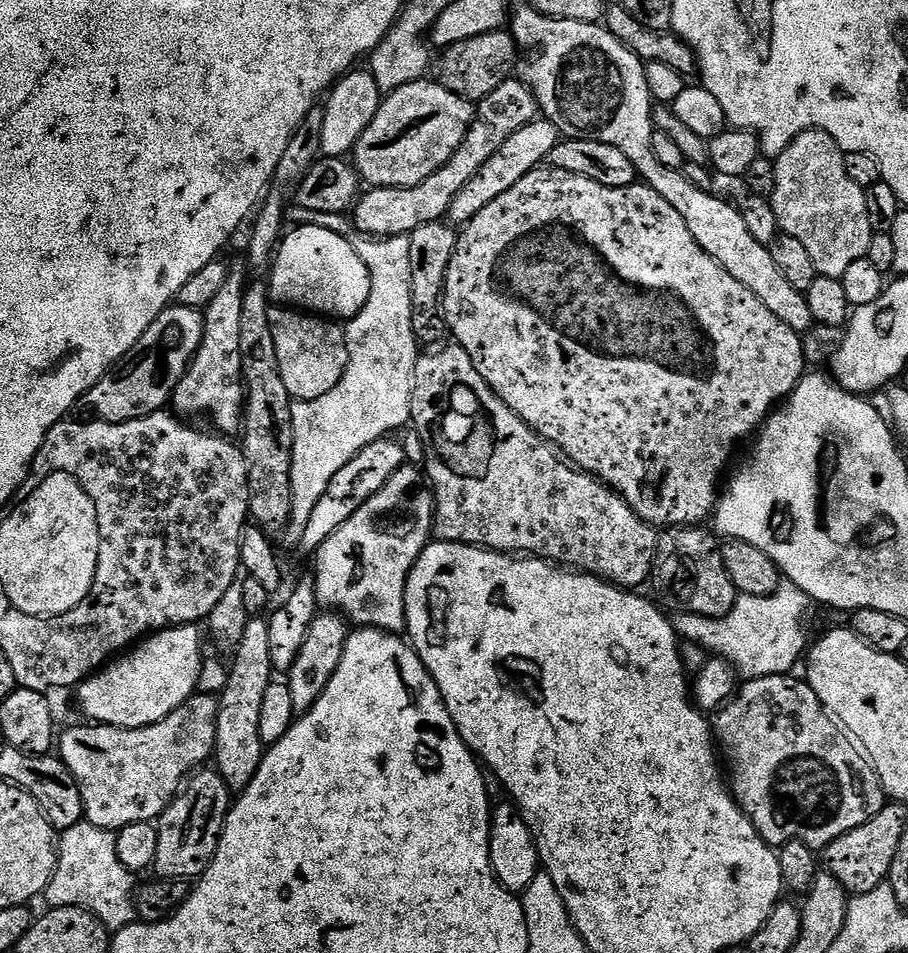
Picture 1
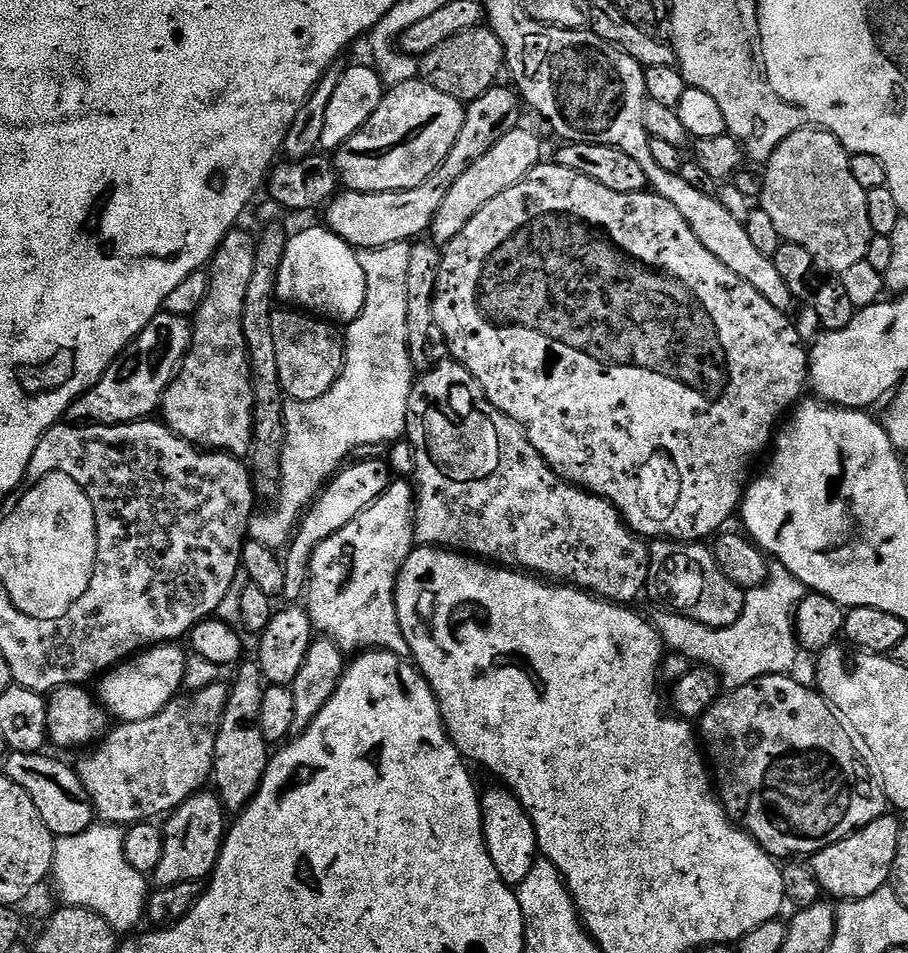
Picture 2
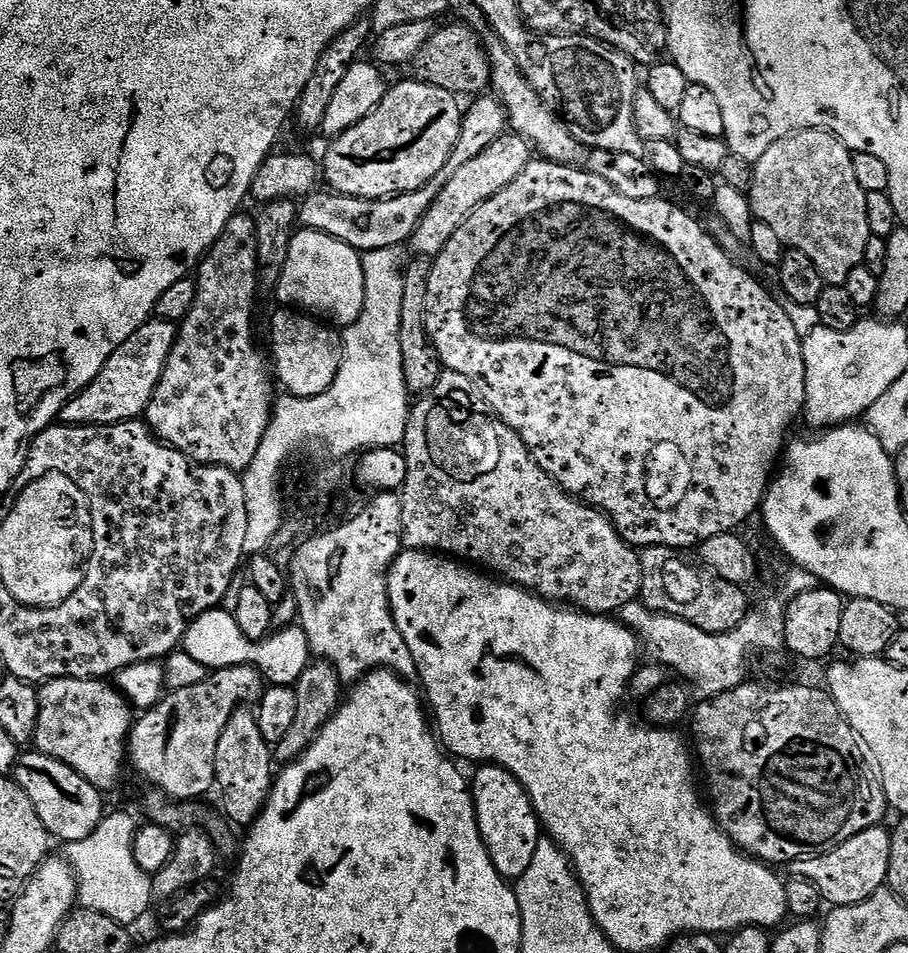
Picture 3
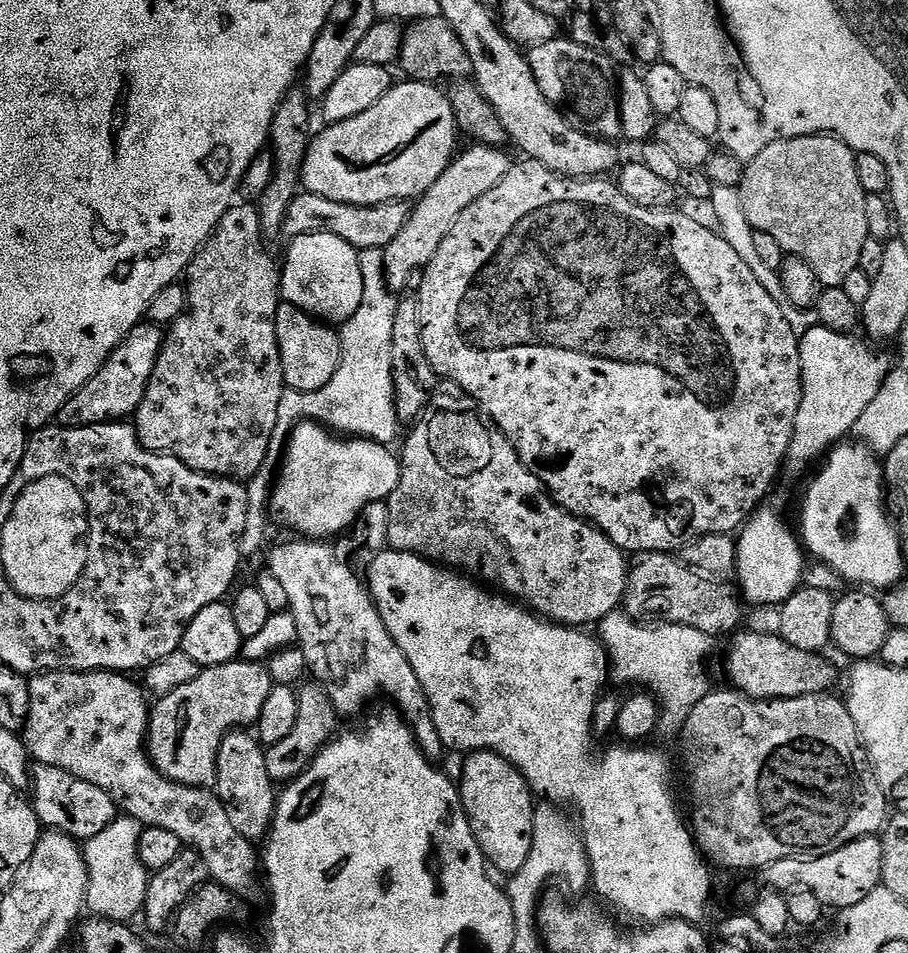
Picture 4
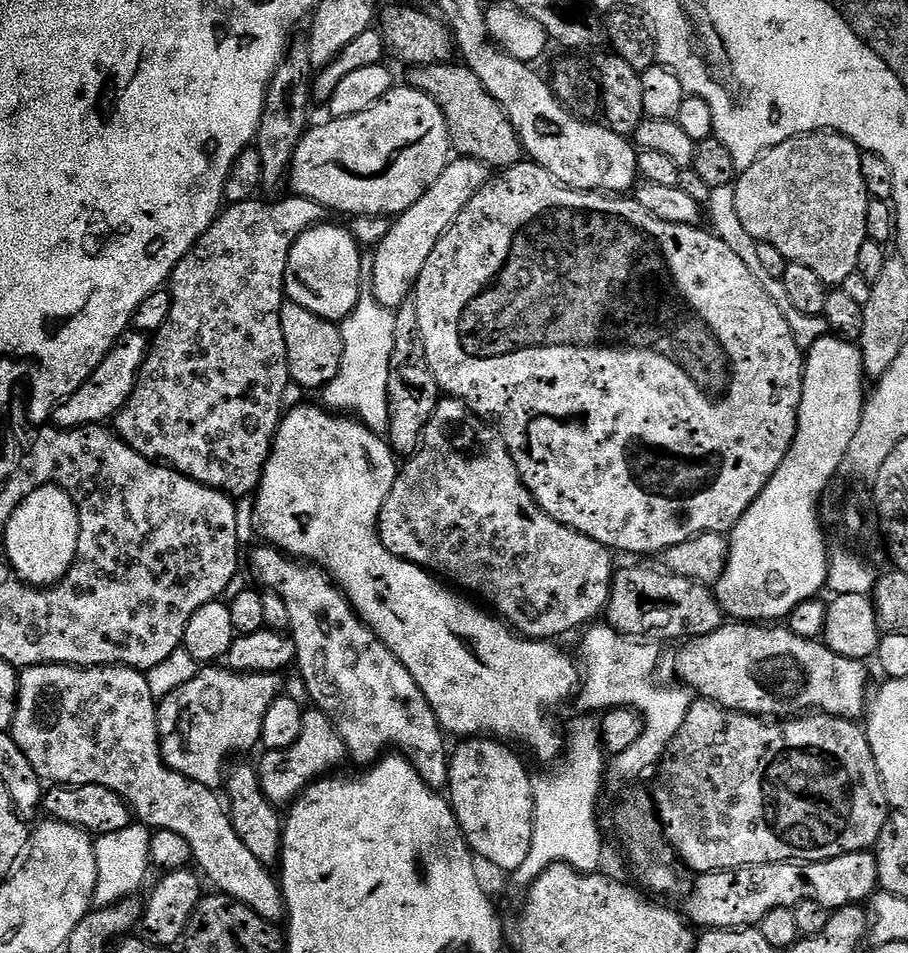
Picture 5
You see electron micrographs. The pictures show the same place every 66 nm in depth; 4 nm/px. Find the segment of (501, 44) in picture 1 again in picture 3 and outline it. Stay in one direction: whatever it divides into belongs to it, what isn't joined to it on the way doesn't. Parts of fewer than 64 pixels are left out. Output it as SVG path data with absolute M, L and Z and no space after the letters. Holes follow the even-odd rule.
M455 22L456 24L448 24L445 28L437 27L431 34L430 38L420 50L418 50L415 58L413 58L410 71L415 79L420 80L424 84L430 86L438 86L438 90L446 90L457 98L475 97L477 94L483 93L489 87L492 79L492 71L488 62L488 53L484 51L481 35L468 24L463 22Z

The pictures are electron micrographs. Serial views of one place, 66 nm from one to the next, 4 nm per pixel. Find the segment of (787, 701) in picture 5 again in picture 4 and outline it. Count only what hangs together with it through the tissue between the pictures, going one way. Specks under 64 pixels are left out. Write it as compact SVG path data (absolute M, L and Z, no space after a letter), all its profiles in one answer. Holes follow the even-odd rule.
M740 630L731 637L732 649L728 652L728 676L732 679L731 687L743 692L752 700L786 700L799 696L819 696L833 691L836 684L836 668L819 652L798 650L784 640L783 635L767 636L764 632L744 632Z

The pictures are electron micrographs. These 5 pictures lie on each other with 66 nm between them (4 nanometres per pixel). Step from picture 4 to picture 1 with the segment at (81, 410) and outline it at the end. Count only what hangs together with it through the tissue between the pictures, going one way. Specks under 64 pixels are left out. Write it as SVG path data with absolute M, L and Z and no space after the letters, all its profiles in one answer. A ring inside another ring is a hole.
M179 303L169 306L154 318L150 330L146 330L132 349L88 392L86 404L92 407L91 415L107 424L121 424L167 409L203 337L204 313L201 309L187 308Z

